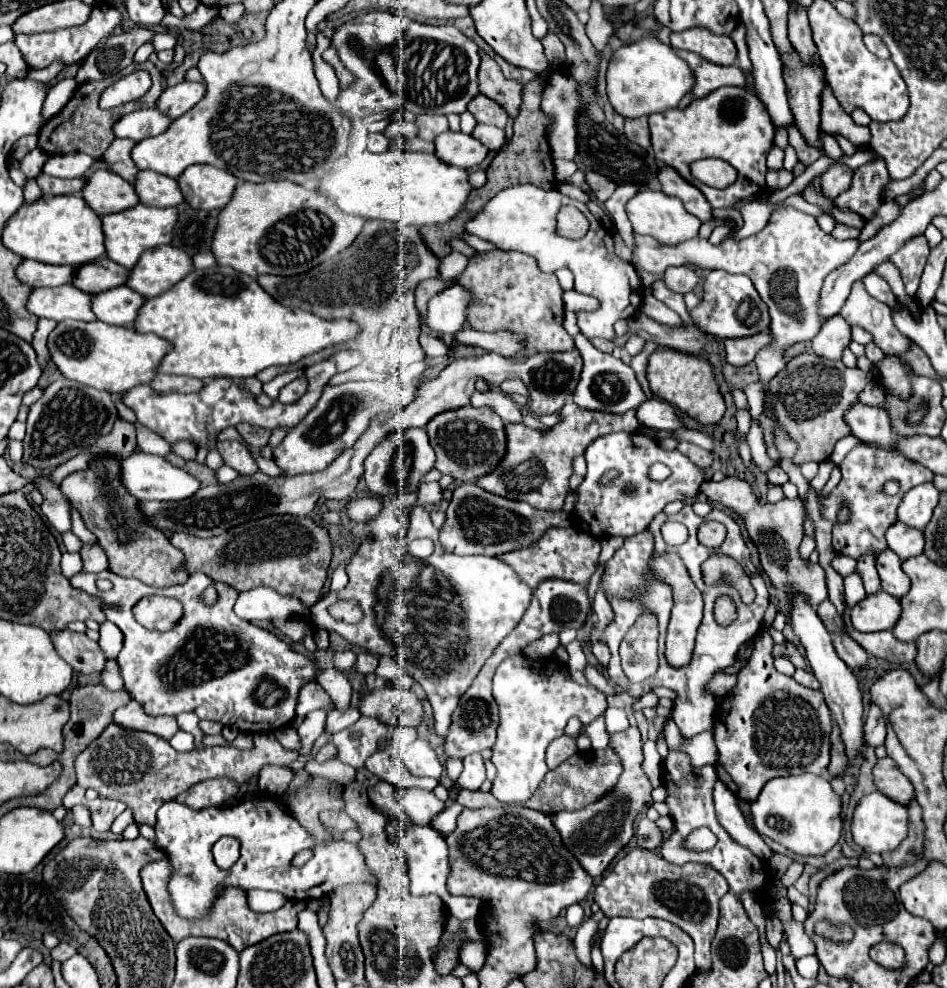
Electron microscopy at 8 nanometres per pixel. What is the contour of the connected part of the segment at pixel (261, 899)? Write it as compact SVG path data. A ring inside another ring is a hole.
M249 890L247 900L249 900L249 906L253 910L277 910L285 904L283 894L267 892L267 890Z

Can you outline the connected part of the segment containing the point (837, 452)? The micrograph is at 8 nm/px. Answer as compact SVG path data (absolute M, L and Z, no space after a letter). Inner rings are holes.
M847 436L847 438L839 440L839 442L835 444L835 450L833 450L833 454L831 454L831 460L833 460L835 464L841 464L841 460L843 460L857 444L861 444L861 440L855 438L855 436Z

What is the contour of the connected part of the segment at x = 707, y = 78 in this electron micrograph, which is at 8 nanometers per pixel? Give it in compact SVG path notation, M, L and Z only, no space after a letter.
M677 50L677 54L689 62L693 74L695 74L695 98L707 96L711 90L717 90L721 86L747 86L747 74L739 70L739 66L719 66L705 58L701 58L695 52Z

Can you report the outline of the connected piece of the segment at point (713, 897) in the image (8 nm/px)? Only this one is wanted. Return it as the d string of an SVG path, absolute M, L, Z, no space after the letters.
M637 848L623 856L601 880L595 888L595 902L607 918L655 916L677 924L695 940L697 972L705 972L711 970L711 940L717 930L719 900L727 892L727 880L723 880L723 876L719 876L713 868L707 868L707 864L687 862L683 866L675 866L663 860L657 852Z

